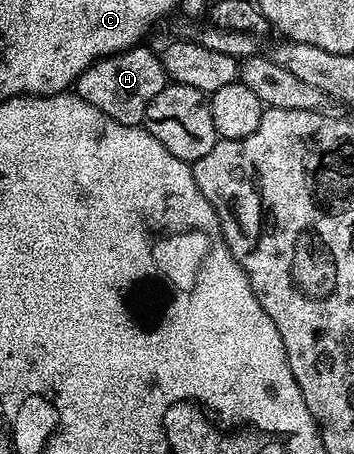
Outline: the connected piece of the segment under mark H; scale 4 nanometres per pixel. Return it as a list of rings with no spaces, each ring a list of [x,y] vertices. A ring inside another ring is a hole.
[[[140,44],[131,50],[123,50],[120,54],[112,54],[109,58],[101,58],[80,76],[73,87],[74,93],[81,96],[93,108],[105,112],[117,124],[137,126],[142,123],[145,108],[149,108],[149,100],[157,96],[169,84],[169,79],[163,67],[162,57]]]

